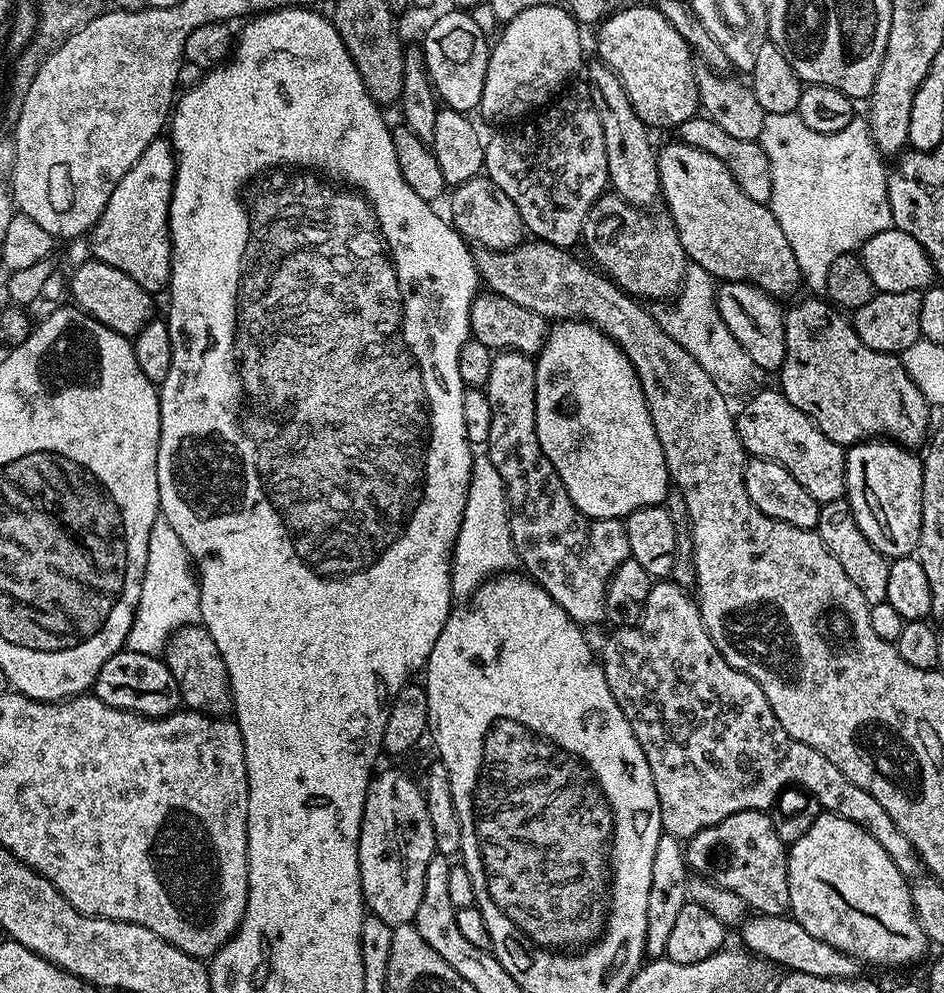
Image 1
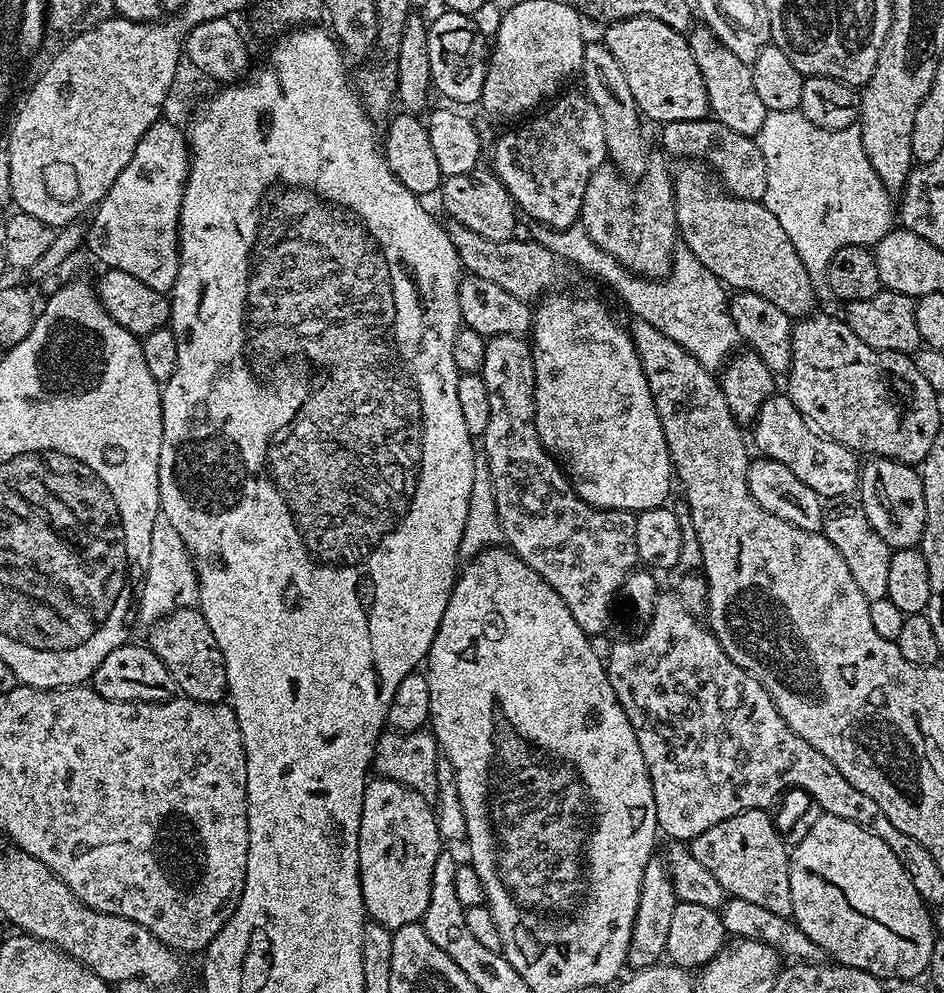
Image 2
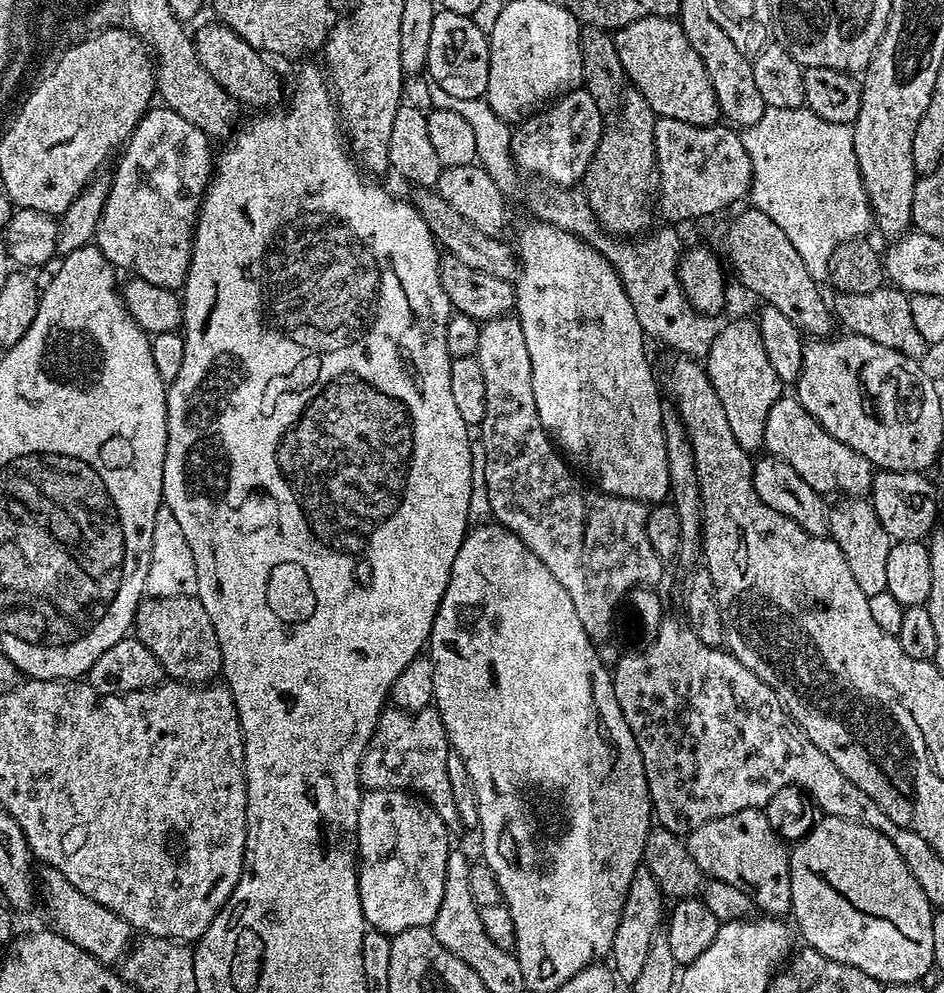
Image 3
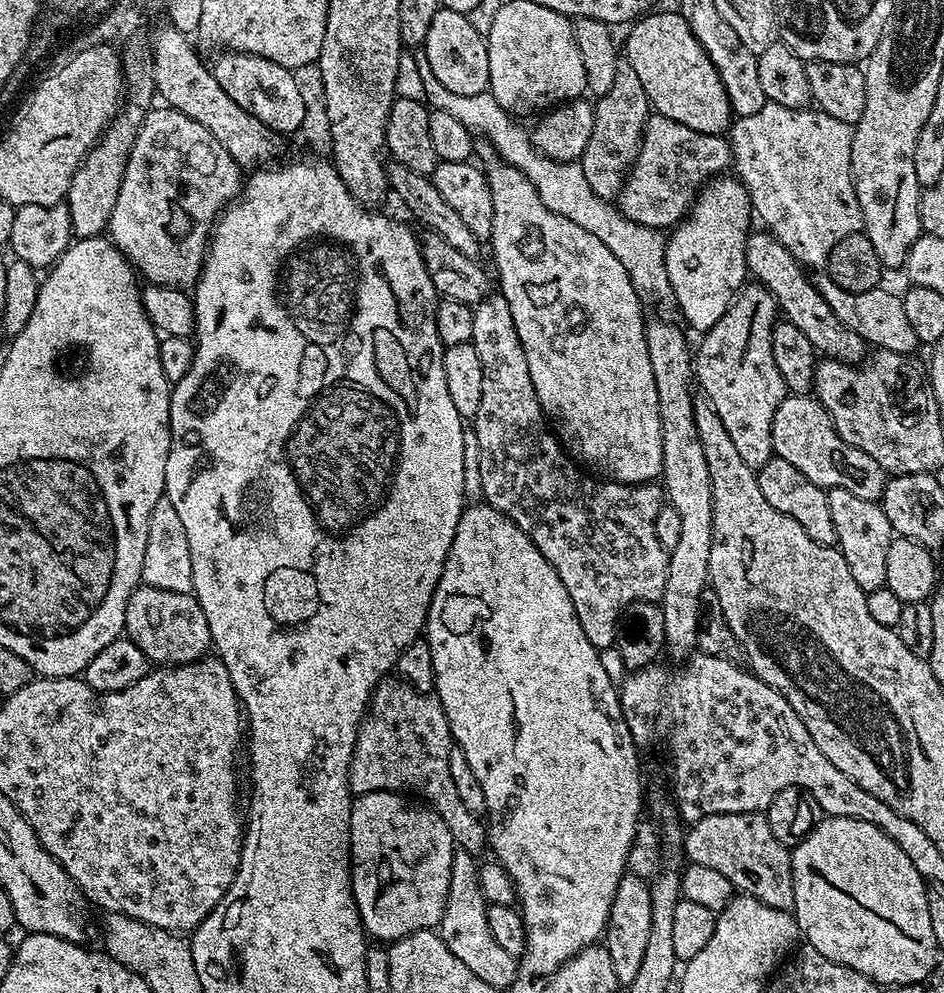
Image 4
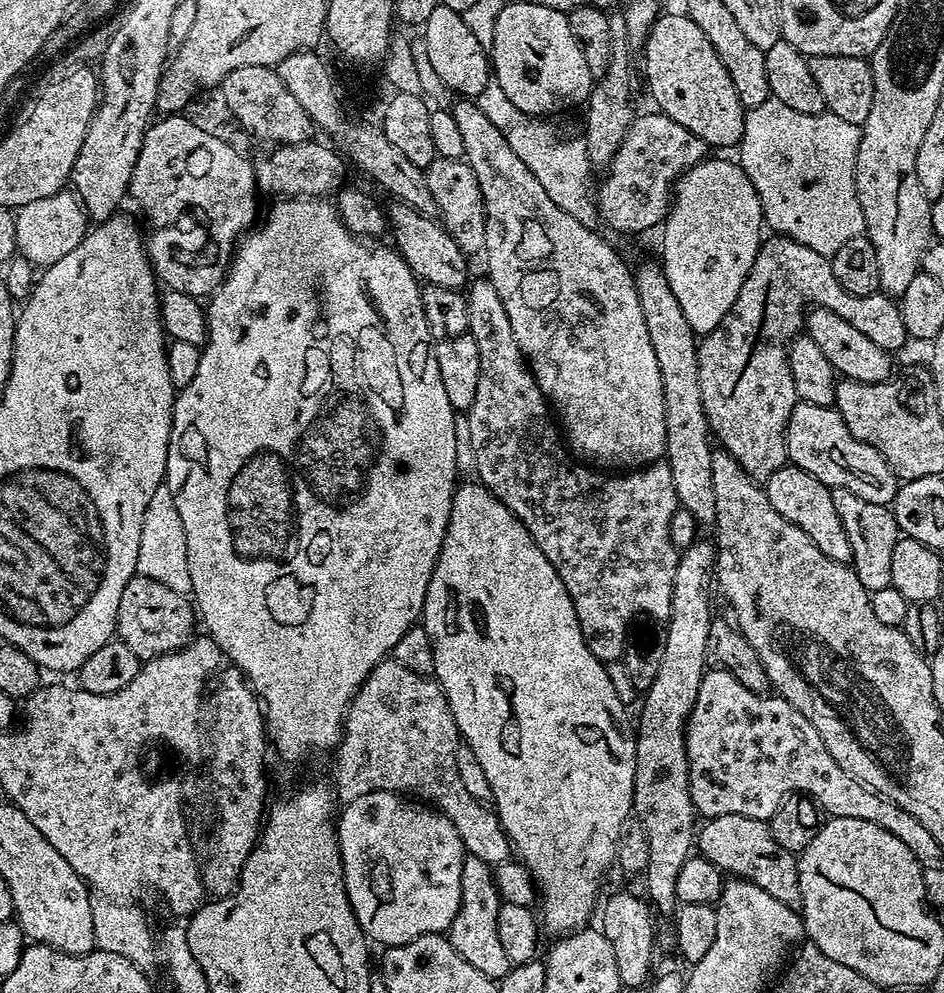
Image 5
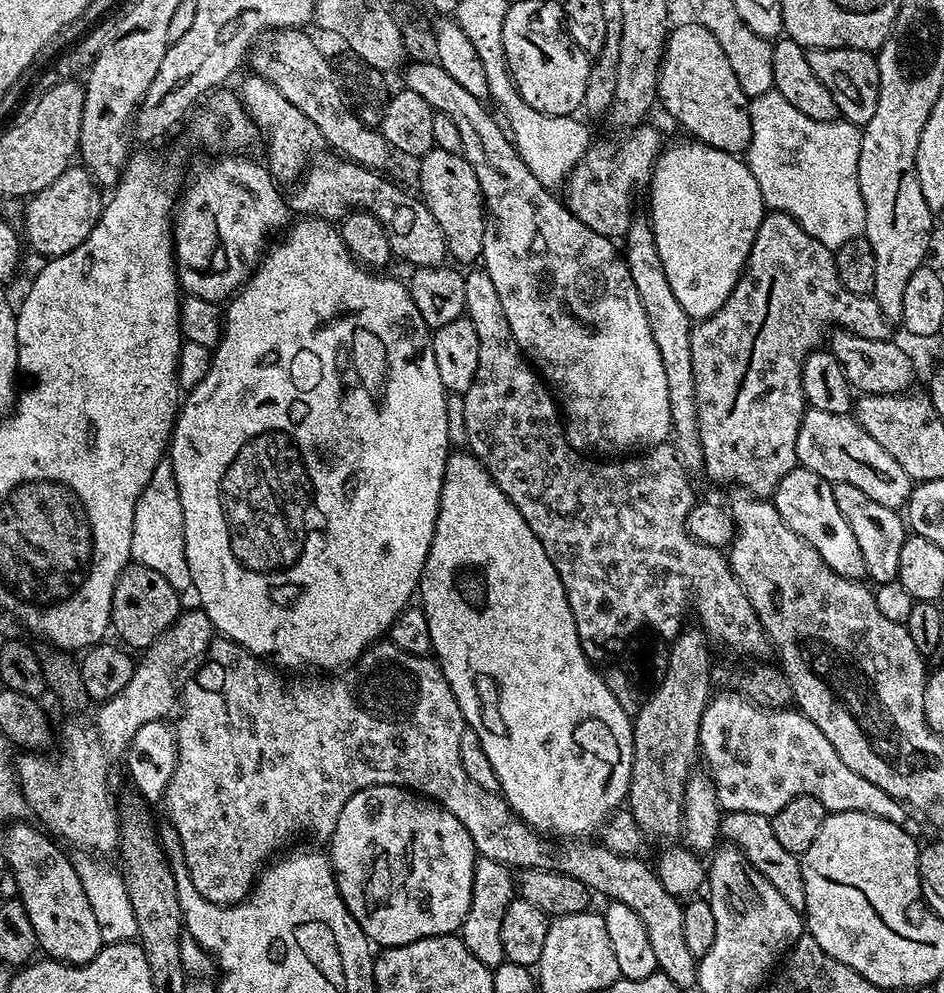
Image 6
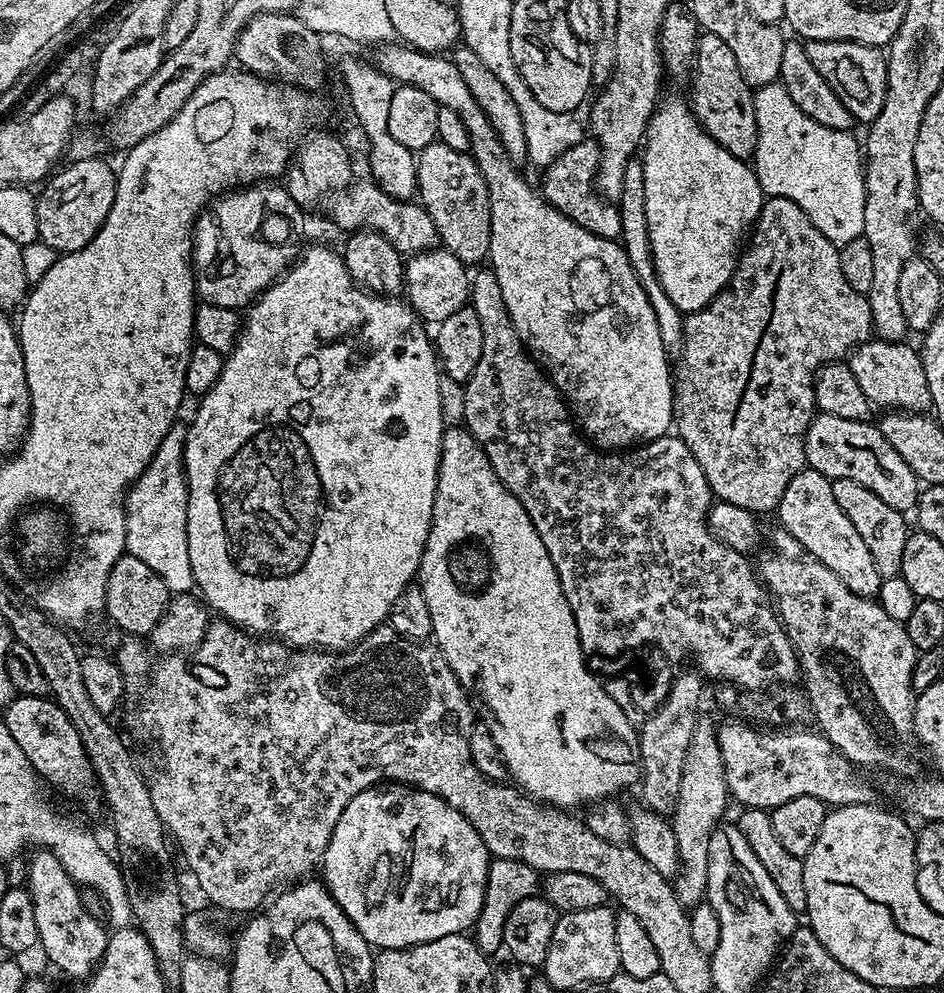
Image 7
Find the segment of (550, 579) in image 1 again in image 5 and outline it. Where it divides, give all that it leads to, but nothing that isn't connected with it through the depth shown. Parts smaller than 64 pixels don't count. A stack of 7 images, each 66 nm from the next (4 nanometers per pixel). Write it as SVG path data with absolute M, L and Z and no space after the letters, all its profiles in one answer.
M487 278L475 280L473 279L466 288L468 331L472 333L474 342L478 342L478 354L480 355L478 391L474 394L474 402L468 407L466 413L470 422L471 441L474 458L476 459L475 475L478 477L479 483L483 484L485 488L489 488L524 523L526 530L530 530L534 542L542 550L542 554L546 554L546 558L550 562L550 566L554 566L558 578L562 578L562 586L566 586L566 590L574 602L574 614L578 618L578 626L582 630L582 638L586 638L586 646L590 650L590 654L594 654L599 660L611 661L623 649L626 643L624 631L627 630L628 623L635 616L653 616L654 619L664 622L667 621L670 614L670 598L674 590L674 570L680 561L680 552L670 538L670 518L674 518L678 507L676 491L674 490L674 478L670 474L670 466L667 462L653 462L635 470L624 470L619 474L609 474L607 471L597 470L587 463L577 462L573 459L561 433L558 431L557 425L554 423L553 417L550 415L550 405L543 390L536 385L536 379L532 376L532 370L524 358L518 342L514 342L514 330L510 330L510 317L506 314L506 306L502 306L502 298L498 298L498 290L494 290L491 280Z

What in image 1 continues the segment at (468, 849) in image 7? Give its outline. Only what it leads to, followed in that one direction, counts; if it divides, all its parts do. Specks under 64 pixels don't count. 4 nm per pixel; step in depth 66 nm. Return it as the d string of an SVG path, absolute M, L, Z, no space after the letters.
M400 768L377 771L368 784L360 827L360 885L367 911L393 926L413 923L422 902L426 866L435 855L423 787Z

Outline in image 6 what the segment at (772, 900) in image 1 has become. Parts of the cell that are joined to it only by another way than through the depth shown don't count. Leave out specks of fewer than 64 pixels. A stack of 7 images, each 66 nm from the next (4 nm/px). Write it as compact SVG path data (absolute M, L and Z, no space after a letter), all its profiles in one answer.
M745 812L727 813L720 821L720 833L725 841L734 844L742 850L742 854L790 902L790 906L796 912L803 913L806 906L806 882L802 882L801 857L797 853L786 850L786 846L781 846L778 837L774 835L774 826L769 817L762 814L746 814Z

